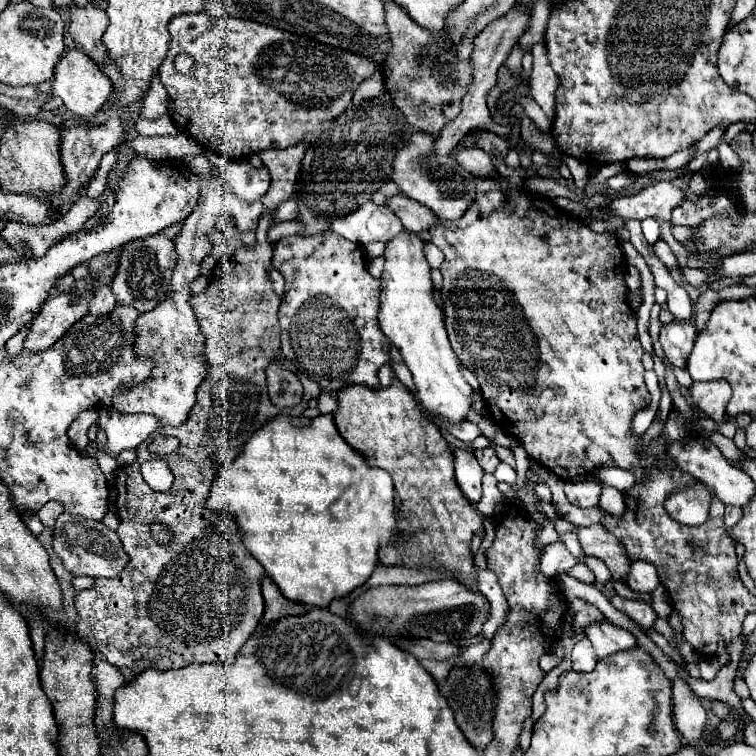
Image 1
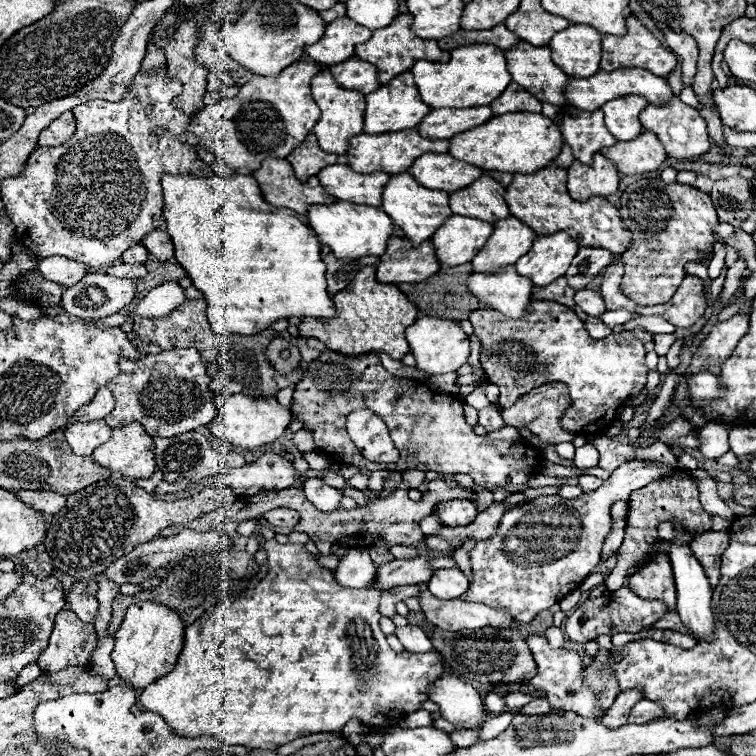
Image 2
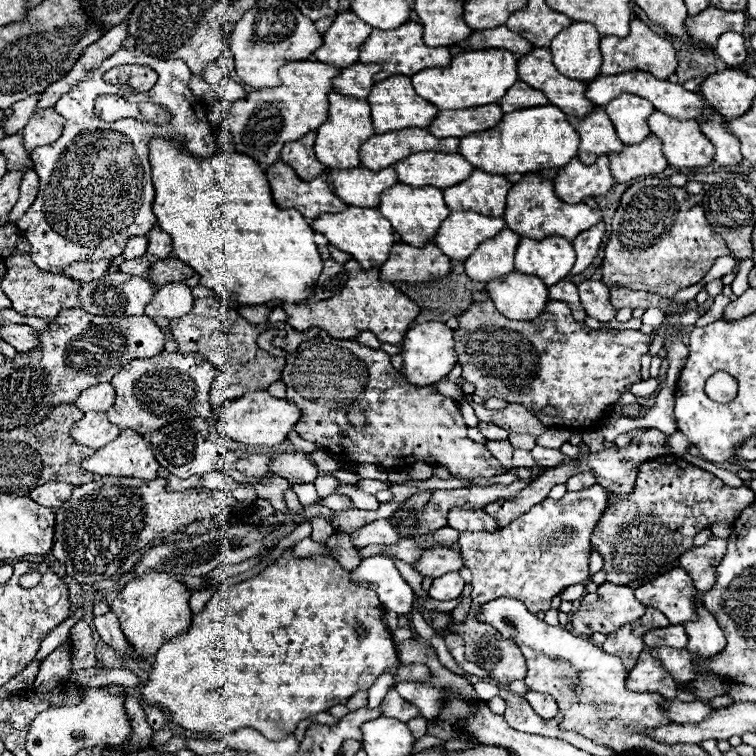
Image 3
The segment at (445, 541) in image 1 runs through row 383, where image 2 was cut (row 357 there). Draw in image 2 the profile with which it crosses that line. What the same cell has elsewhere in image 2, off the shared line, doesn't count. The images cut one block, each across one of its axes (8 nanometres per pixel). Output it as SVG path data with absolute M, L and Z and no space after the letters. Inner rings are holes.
M364 266L350 288L338 292L334 298L336 318L302 318L298 324L300 336L318 338L326 348L348 356L360 356L368 352L386 352L394 360L400 360L410 352L404 338L404 330L416 322L416 306L392 284L380 284L376 280L376 266Z

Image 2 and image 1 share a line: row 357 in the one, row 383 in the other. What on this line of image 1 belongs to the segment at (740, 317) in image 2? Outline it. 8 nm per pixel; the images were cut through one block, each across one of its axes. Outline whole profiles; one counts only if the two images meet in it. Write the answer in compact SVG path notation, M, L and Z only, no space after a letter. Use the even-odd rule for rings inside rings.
M724 380L712 382L694 382L690 386L690 402L694 408L708 414L712 420L720 422L726 414L728 398L732 396L732 388Z

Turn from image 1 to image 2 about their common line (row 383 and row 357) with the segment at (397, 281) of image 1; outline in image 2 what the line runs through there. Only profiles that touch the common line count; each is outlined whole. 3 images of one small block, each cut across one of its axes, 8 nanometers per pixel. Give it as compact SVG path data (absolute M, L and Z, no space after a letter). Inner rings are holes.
M430 316L420 318L412 326L406 328L406 340L410 344L410 352L416 358L416 368L428 372L430 376L458 370L462 364L466 364L468 354L470 354L468 336L452 320L440 320L440 318L430 318Z

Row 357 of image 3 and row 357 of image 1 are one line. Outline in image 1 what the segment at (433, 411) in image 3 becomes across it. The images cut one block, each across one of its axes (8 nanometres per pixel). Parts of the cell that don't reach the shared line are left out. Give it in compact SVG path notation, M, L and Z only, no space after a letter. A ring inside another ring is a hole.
M330 230L314 236L288 236L274 244L272 266L286 280L286 292L278 314L282 328L280 354L292 360L298 372L306 372L316 380L324 392L334 394L348 384L378 388L378 368L390 360L390 342L378 326L380 282L366 270L364 248Z

